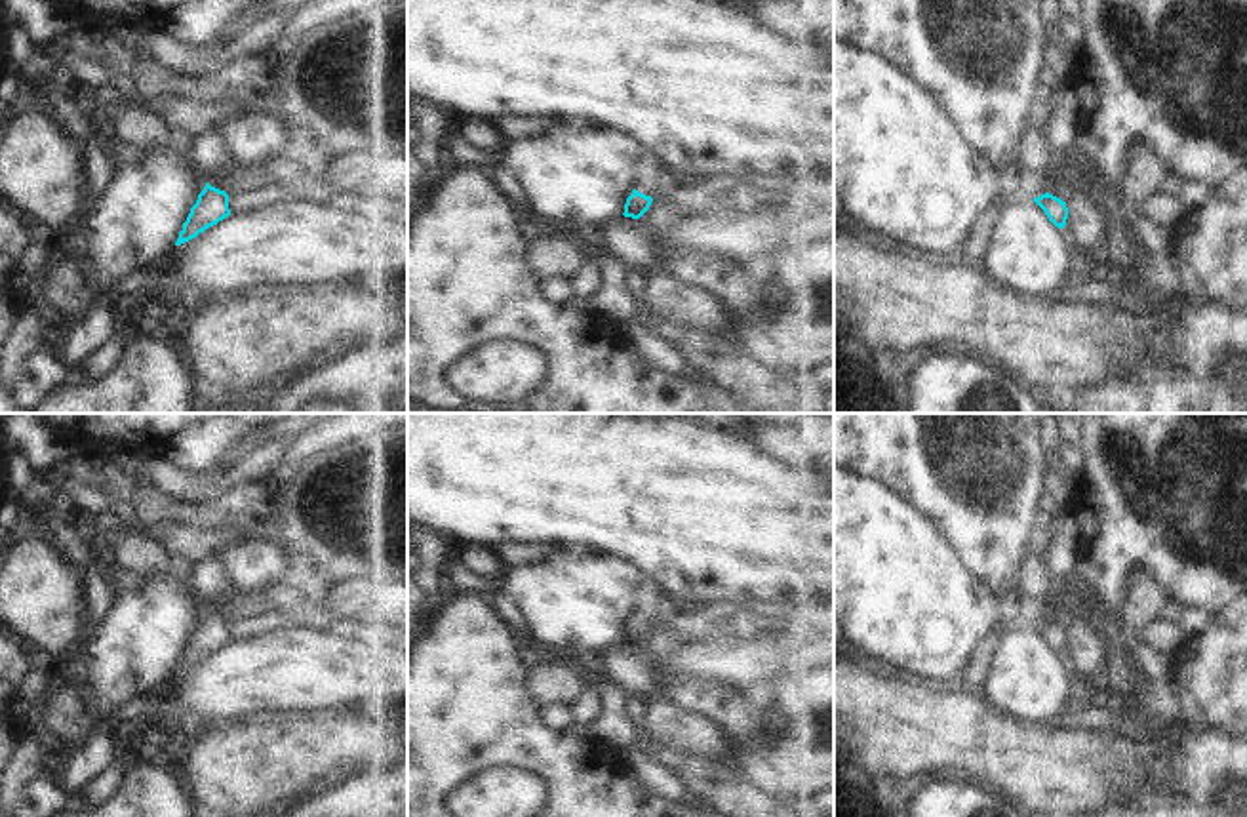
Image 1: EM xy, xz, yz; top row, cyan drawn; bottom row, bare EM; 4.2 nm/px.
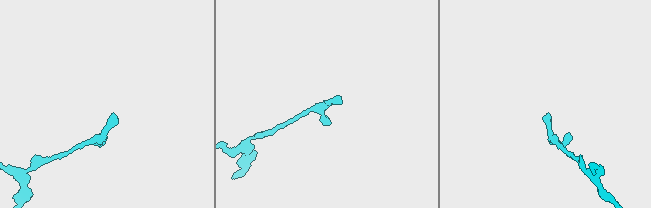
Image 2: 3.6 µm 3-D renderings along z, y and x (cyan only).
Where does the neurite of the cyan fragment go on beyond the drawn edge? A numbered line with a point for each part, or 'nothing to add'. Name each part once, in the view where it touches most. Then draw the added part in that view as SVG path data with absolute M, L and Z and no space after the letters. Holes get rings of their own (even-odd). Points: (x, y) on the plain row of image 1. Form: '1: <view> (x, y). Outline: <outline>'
1: xz (652, 614). Outline: M664 602L657 604L657 606L649 606L649 608L636 608L636 617L655 625L657 621L661 621L666 615L666 606Z

